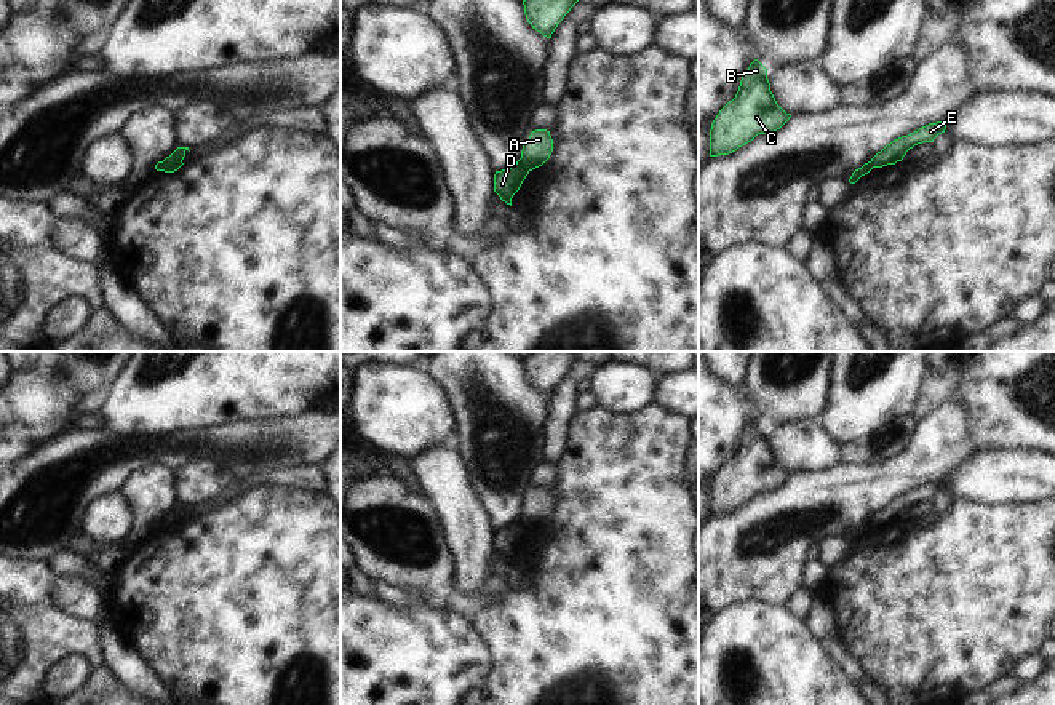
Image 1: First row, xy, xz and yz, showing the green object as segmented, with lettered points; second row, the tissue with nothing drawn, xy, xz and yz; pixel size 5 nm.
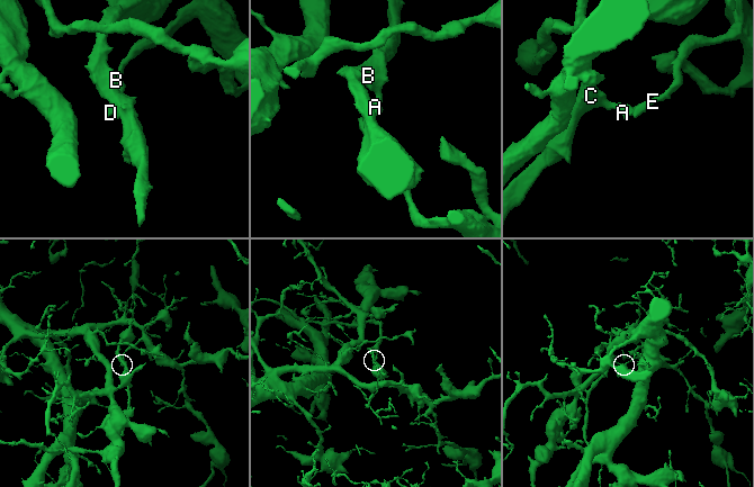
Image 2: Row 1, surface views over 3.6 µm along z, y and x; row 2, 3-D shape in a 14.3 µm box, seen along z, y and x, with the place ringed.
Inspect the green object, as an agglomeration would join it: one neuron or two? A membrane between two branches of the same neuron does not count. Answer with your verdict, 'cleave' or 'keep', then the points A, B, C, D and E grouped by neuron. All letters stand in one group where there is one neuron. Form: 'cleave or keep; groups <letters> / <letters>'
cleave; groups A B C / D E

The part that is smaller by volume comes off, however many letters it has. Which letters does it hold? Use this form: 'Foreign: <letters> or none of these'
Foreign: A, B, C

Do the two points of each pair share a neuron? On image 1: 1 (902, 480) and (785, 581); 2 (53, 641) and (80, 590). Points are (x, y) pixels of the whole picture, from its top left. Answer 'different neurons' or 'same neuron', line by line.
1: same neuron
2: different neurons

